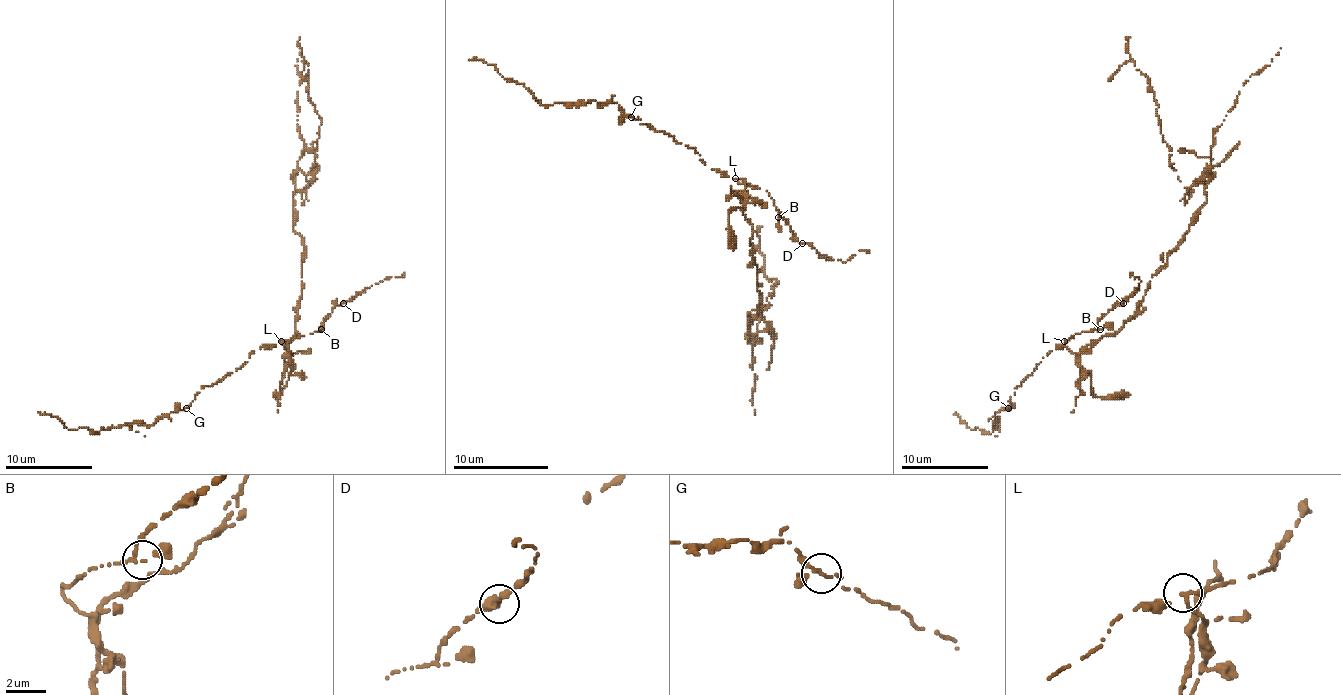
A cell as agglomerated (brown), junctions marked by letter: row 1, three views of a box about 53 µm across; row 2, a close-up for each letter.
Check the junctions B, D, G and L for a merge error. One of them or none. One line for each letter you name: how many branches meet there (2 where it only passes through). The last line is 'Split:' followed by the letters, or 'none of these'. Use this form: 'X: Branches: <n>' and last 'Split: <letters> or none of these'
L: Branches: 3
Split: L

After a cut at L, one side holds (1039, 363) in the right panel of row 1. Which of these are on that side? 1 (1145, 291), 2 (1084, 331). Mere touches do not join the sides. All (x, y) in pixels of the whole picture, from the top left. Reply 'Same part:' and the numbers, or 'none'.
Same part: 2

